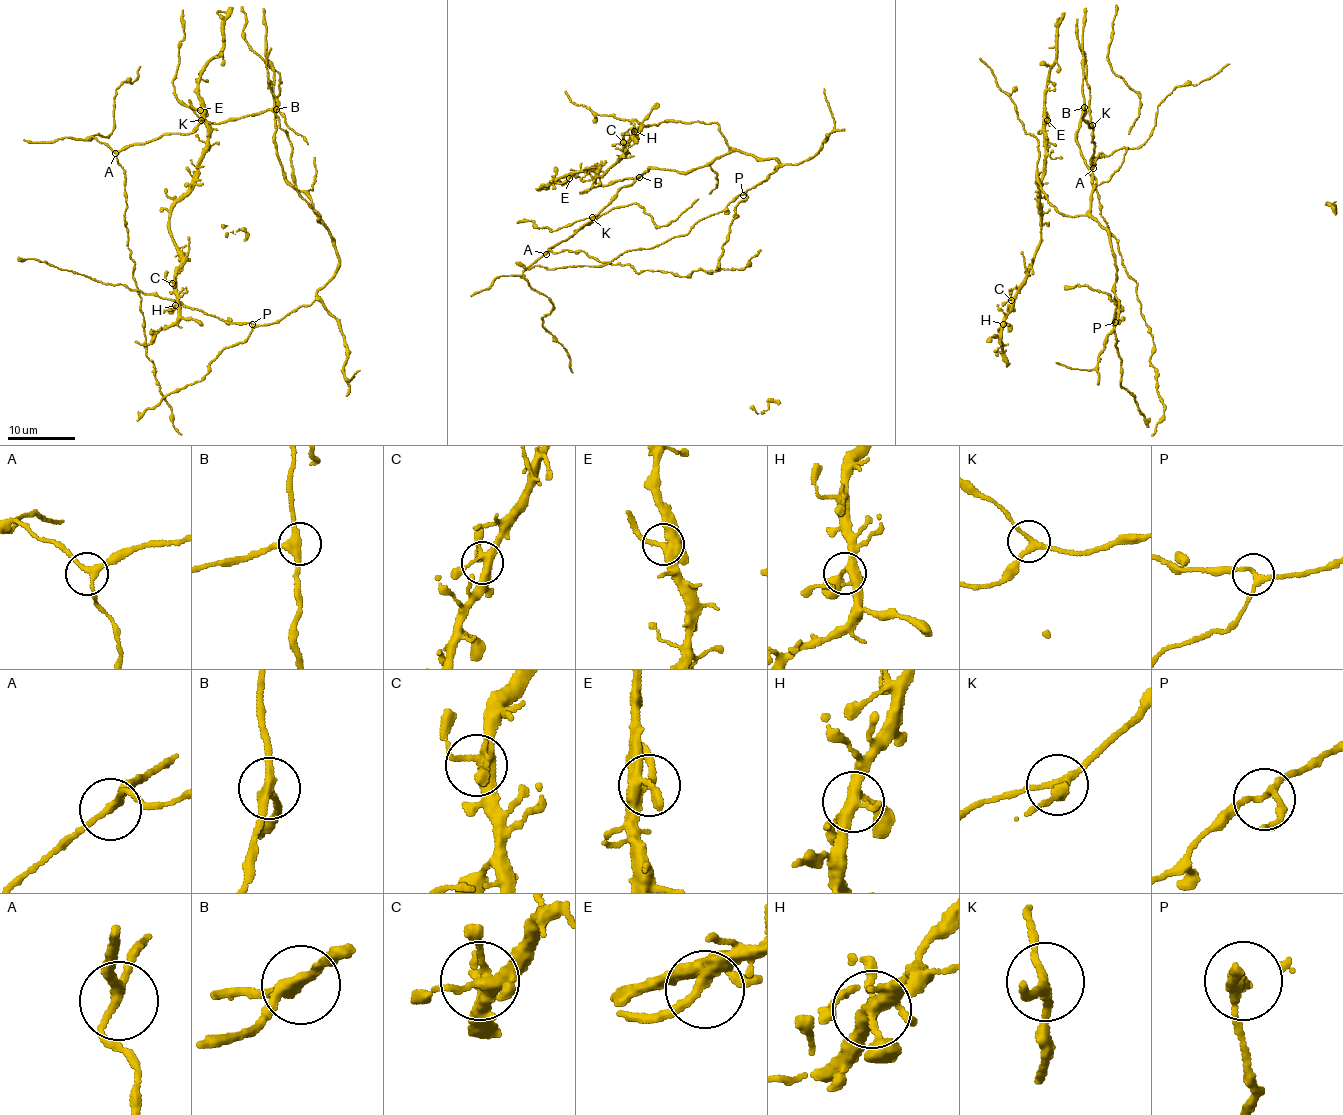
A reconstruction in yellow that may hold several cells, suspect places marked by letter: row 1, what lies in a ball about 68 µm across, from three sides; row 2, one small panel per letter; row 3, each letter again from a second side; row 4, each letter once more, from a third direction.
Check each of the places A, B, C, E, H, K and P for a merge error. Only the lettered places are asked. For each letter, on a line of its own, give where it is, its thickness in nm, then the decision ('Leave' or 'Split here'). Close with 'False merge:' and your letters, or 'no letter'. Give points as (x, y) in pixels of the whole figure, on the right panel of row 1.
A: Place: (1093, 168). Thickness 200 nm. Leave
B: Place: (1084, 107). Thickness 280 nm. Leave
C: Place: (1011, 300). Thickness 320 nm. Leave
E: Place: (1047, 120). Thickness 340 nm. Leave
H: Place: (1003, 324). Thickness 320 nm. Leave
K: Place: (1092, 125). Thickness 200 nm. Leave
P: Place: (1115, 322). Thickness 190 nm. Leave
False merge: no letter

